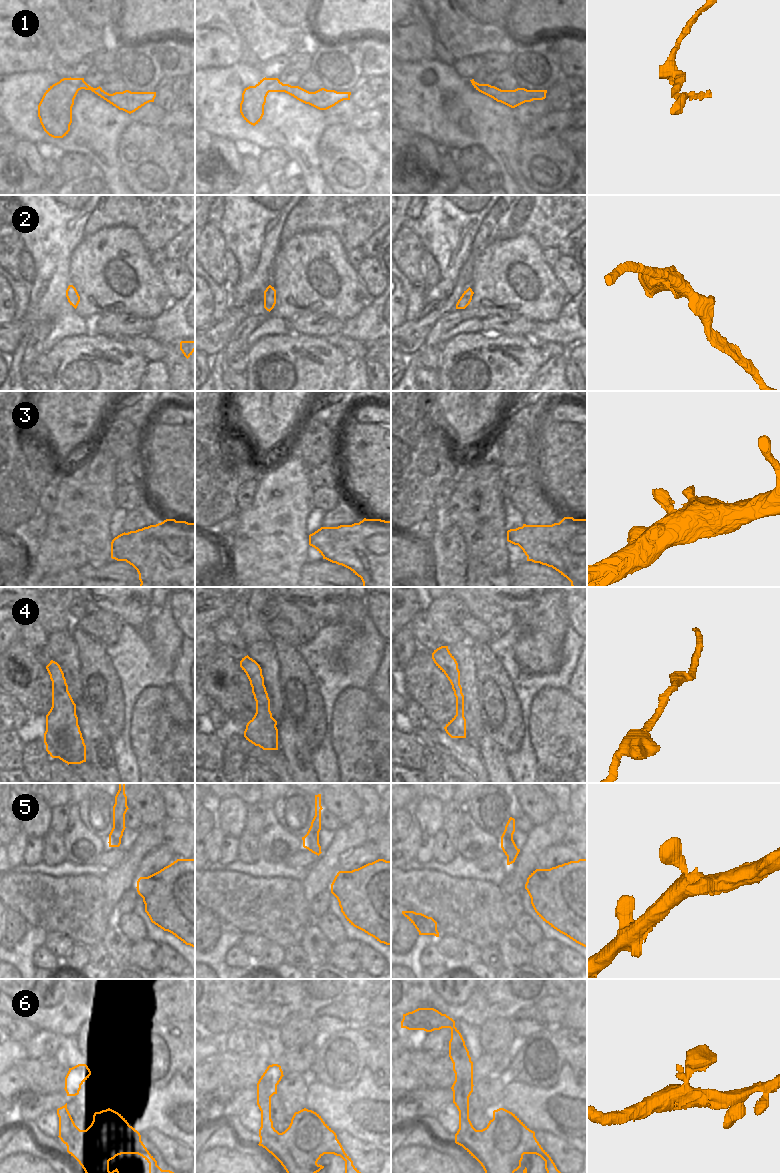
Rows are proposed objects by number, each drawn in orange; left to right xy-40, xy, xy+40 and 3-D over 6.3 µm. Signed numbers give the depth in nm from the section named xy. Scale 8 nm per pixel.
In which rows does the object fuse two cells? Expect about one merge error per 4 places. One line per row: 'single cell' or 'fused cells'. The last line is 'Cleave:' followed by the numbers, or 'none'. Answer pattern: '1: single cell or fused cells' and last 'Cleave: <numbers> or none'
1: single cell
2: single cell
3: single cell
4: single cell
5: single cell
6: single cell
Cleave: none

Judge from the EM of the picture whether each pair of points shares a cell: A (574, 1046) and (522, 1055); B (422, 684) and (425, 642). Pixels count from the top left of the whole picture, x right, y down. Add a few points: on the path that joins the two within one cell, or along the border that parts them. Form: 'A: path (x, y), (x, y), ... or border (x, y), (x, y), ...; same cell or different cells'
A: path (561, 1050), (556, 1055), (535, 1057); same cell
B: border (419, 647), (431, 654); different cells

